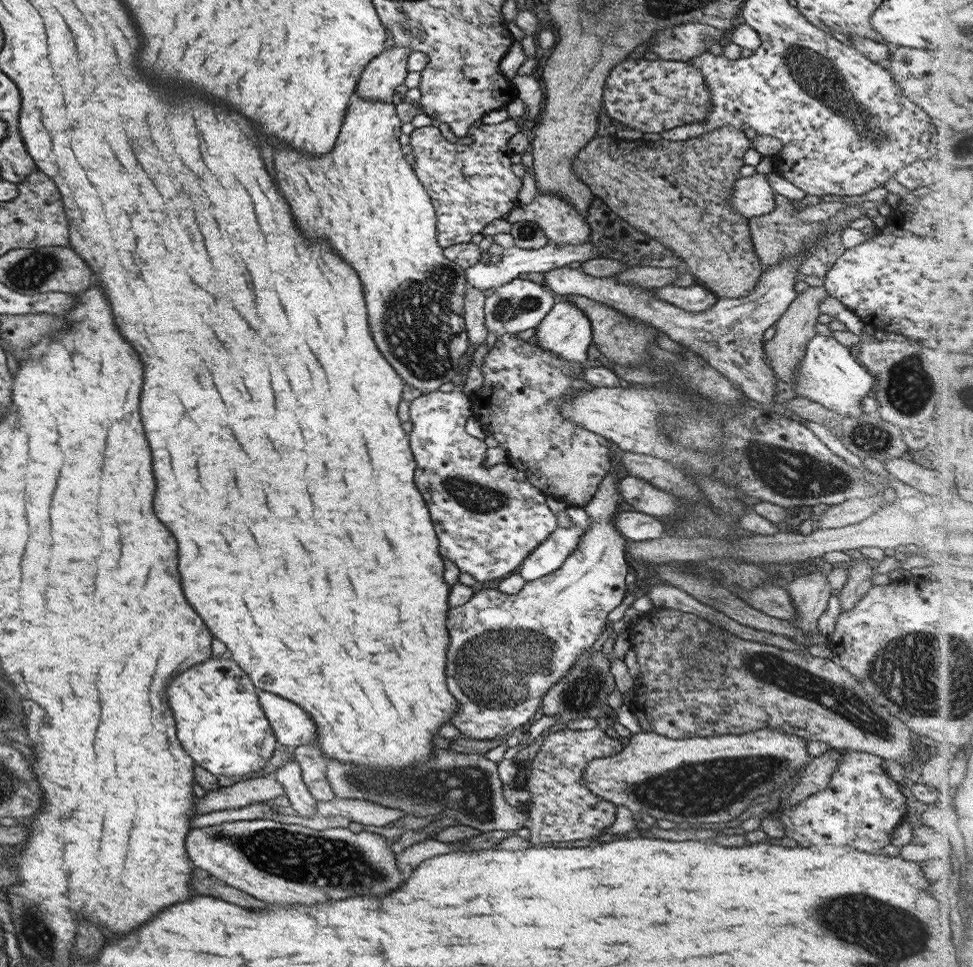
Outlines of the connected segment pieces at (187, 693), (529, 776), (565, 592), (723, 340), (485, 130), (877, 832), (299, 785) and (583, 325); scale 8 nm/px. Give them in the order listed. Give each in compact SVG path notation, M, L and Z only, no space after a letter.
M226 654L220 659L209 656L207 661L193 666L191 670L183 672L171 682L171 686L167 688L167 700L175 718L176 739L194 765L203 768L214 777L244 778L248 774L252 774L253 777L261 776L261 769L265 767L265 763L269 761L278 745L260 707L256 692L247 675Z
M593 727L589 730L562 729L546 735L535 756L531 760L516 762L517 775L515 781L519 786L527 789L528 801L519 806L524 812L524 827L529 830L528 841L531 844L540 842L571 842L571 840L583 840L583 838L597 838L603 835L605 828L613 824L615 818L615 806L607 799L593 794L585 785L582 785L582 775L589 761L613 756L622 749L621 743L609 737L603 729Z
M610 468L608 473L599 483L595 494L589 499L589 502L583 507L583 510L592 520L590 528L581 537L578 547L571 551L571 554L563 561L563 564L557 570L546 574L545 576L536 578L532 581L527 581L521 587L517 594L505 594L499 589L480 589L468 598L467 602L461 606L449 608L447 612L447 630L449 630L449 648L447 648L447 664L445 664L445 678L447 678L446 688L456 705L459 705L458 710L452 714L449 722L465 736L467 739L475 740L493 740L497 737L509 736L511 732L523 731L526 725L532 721L532 716L537 712L537 707L543 699L543 695L547 693L549 687L555 685L558 680L565 676L565 673L571 669L571 665L577 661L577 657L581 653L591 649L593 642L601 634L601 631L607 626L607 613L613 608L619 606L624 595L630 590L630 577L627 573L627 562L625 562L624 544L627 538L623 538L612 525L612 516L617 512L616 506L622 501L618 490L616 489L615 478L617 474Z
M850 203L835 217L825 220L825 225L821 225L820 234L816 236L814 242L804 242L804 246L792 252L787 260L780 260L777 264L763 269L757 285L745 298L717 299L713 306L701 312L689 312L665 300L657 299L653 289L623 285L614 277L593 277L581 272L578 268L566 266L553 268L543 273L542 286L547 286L556 297L567 296L567 294L583 296L661 330L671 340L700 354L701 358L705 359L713 369L718 370L736 384L747 398L769 406L773 414L781 414L779 404L773 401L776 392L776 377L770 367L763 362L761 341L763 332L777 322L789 303L795 299L800 286L796 270L799 263L810 255L810 248L819 246L829 233L844 229L850 222L864 217L865 210L862 209L861 204Z
M507 118L497 124L482 124L471 129L470 136L463 138L451 137L448 133L442 134L437 126L422 126L414 128L409 136L411 155L415 162L411 164L411 171L417 181L428 194L430 204L436 218L436 241L442 248L469 242L473 234L480 233L483 227L492 220L505 218L512 209L518 208L517 193L521 189L522 180L511 172L509 159L510 149L507 142L517 134L517 121Z
M841 752L841 763L831 773L827 786L810 794L805 800L794 804L781 803L773 812L784 828L784 836L792 838L799 846L845 845L859 852L879 852L890 843L890 834L904 819L911 817L907 809L906 797L901 795L898 783L893 781L882 769L883 759L868 752Z
M293 759L285 762L281 768L273 772L274 779L283 787L284 796L289 800L290 807L301 817L316 815L317 801L309 794L302 781L299 764Z
M555 299L551 310L534 329L539 348L556 354L560 360L586 365L592 330L588 318L576 306L566 300Z

